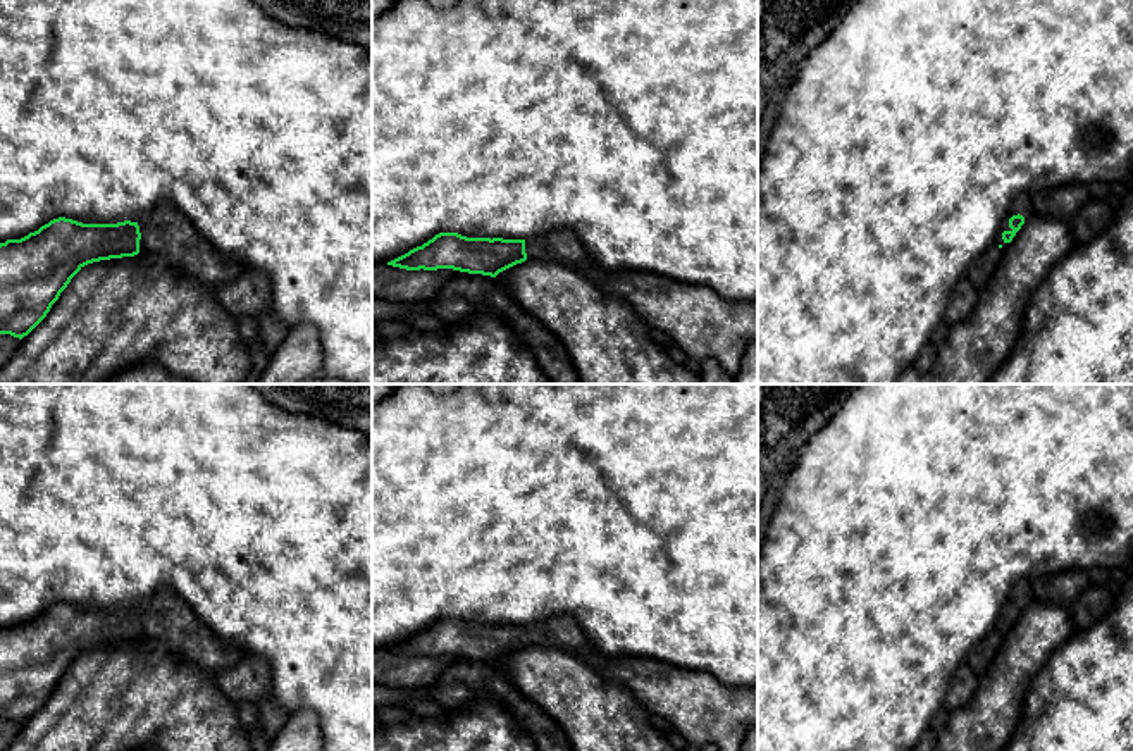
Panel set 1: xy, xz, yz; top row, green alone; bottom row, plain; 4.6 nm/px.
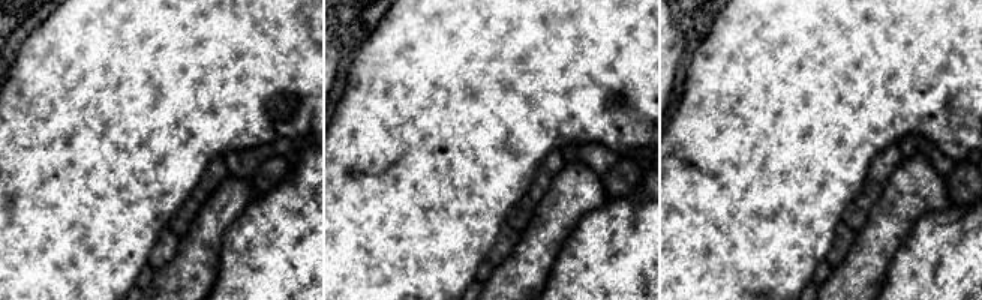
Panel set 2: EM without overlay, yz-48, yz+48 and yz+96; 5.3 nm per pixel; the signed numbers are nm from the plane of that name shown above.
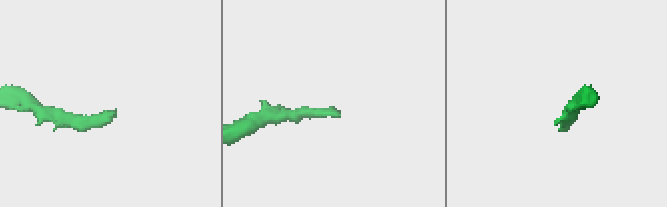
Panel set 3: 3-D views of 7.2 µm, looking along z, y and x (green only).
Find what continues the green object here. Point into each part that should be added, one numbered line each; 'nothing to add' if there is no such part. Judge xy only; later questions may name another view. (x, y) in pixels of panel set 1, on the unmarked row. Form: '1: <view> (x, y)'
1: xy (166, 617)

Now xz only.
1: xz (701, 708)

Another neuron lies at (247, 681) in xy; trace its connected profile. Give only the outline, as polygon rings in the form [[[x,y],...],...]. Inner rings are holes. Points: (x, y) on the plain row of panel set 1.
[[[245,656],[239,663],[214,673],[215,686],[234,703],[262,701],[270,684],[270,665],[258,656]]]

